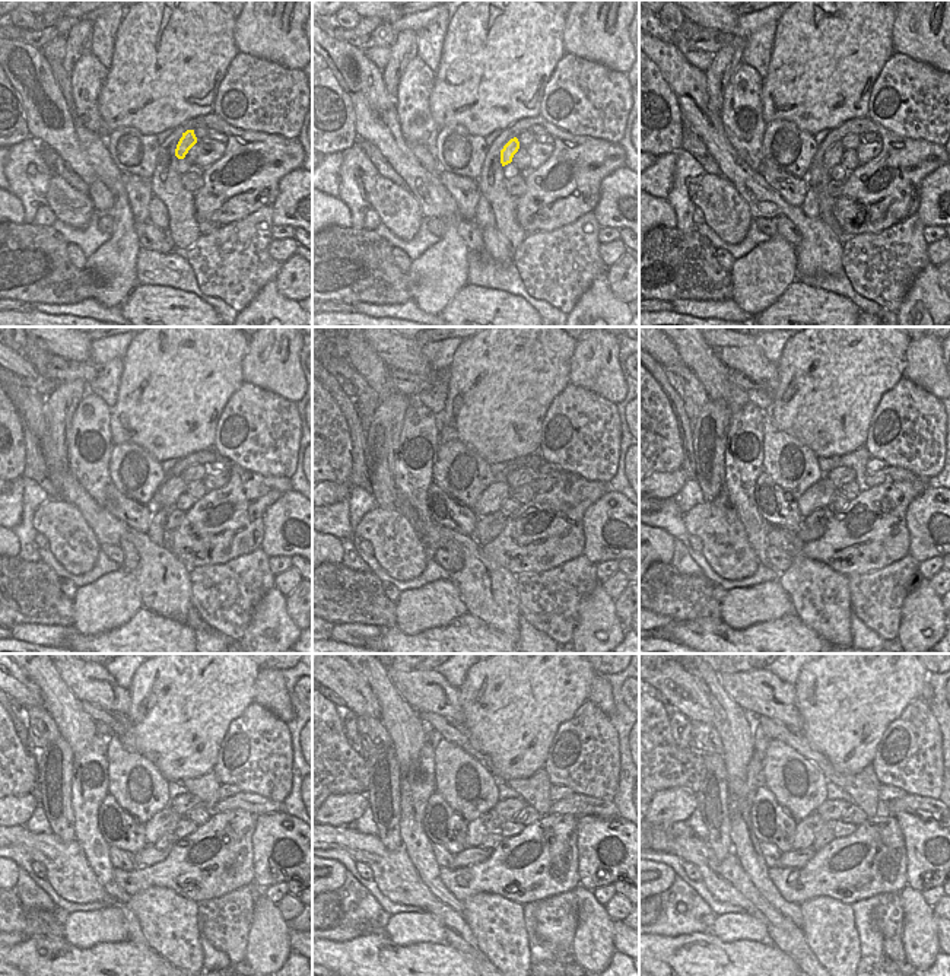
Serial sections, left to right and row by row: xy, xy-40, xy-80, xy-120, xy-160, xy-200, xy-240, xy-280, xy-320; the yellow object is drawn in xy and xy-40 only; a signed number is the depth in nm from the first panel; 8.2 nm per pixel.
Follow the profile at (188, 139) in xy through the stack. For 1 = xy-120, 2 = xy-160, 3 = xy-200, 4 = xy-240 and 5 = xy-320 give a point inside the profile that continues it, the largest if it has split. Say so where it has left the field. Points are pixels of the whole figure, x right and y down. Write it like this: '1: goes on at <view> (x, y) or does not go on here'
1: goes on at xy-120 (167, 495)
2: goes on at xy-160 (491, 499)
3: goes on at xy-200 (819, 495)
4: goes on at xy-240 (165, 822)
5: goes on at xy-320 (806, 830)

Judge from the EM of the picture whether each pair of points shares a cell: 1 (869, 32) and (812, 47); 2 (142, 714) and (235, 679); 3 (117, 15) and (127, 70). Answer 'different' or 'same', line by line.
1: same
2: same
3: different

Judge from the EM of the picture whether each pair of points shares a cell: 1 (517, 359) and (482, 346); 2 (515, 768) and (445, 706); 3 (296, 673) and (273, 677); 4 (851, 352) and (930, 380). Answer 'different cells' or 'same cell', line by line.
1: same cell
2: different cells
3: different cells
4: different cells

